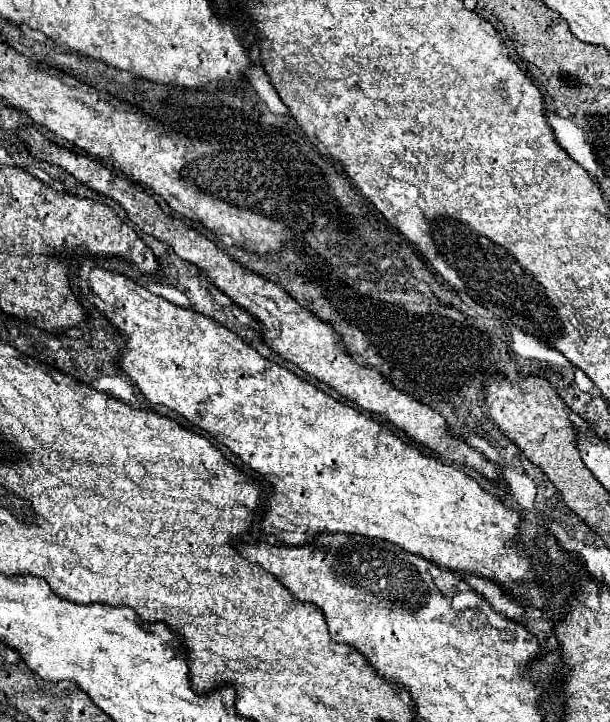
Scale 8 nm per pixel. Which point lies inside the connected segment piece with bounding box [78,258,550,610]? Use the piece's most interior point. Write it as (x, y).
(332, 469)

